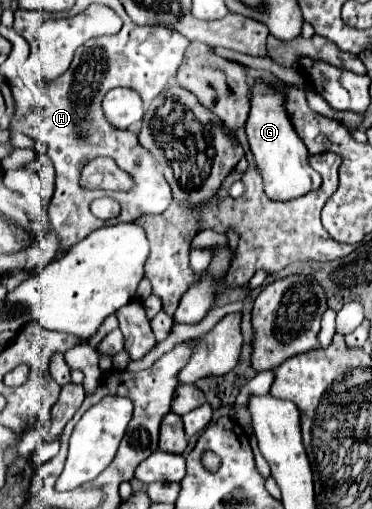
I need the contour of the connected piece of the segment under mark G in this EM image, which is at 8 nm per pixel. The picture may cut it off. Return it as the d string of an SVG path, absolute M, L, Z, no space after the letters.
M262 82L254 84L252 96L250 96L250 116L246 120L246 136L248 136L250 150L254 154L256 168L260 170L264 180L264 192L270 200L286 202L320 188L322 184L320 174L314 172L314 168L308 164L310 154L304 142L294 132L294 126L284 108L282 92L276 92L274 88Z

